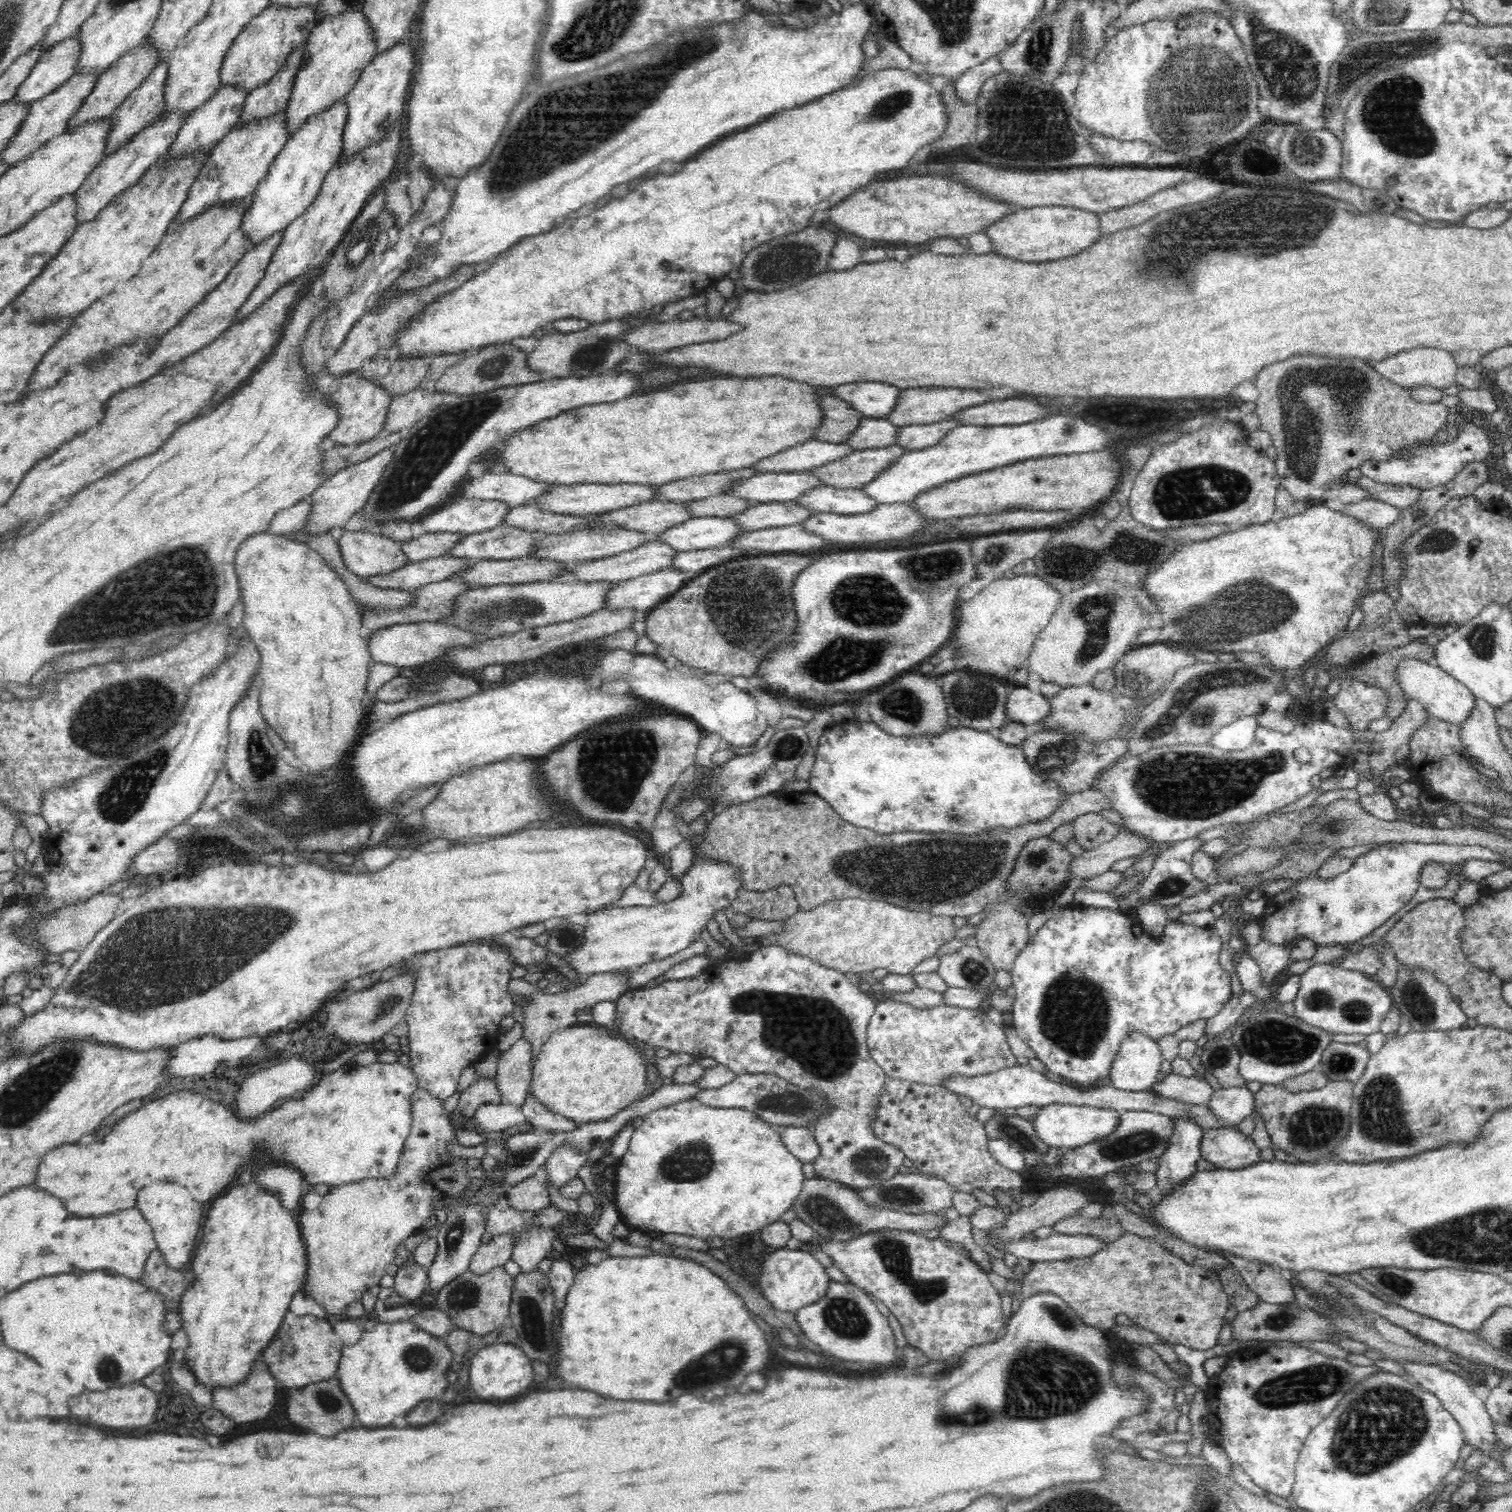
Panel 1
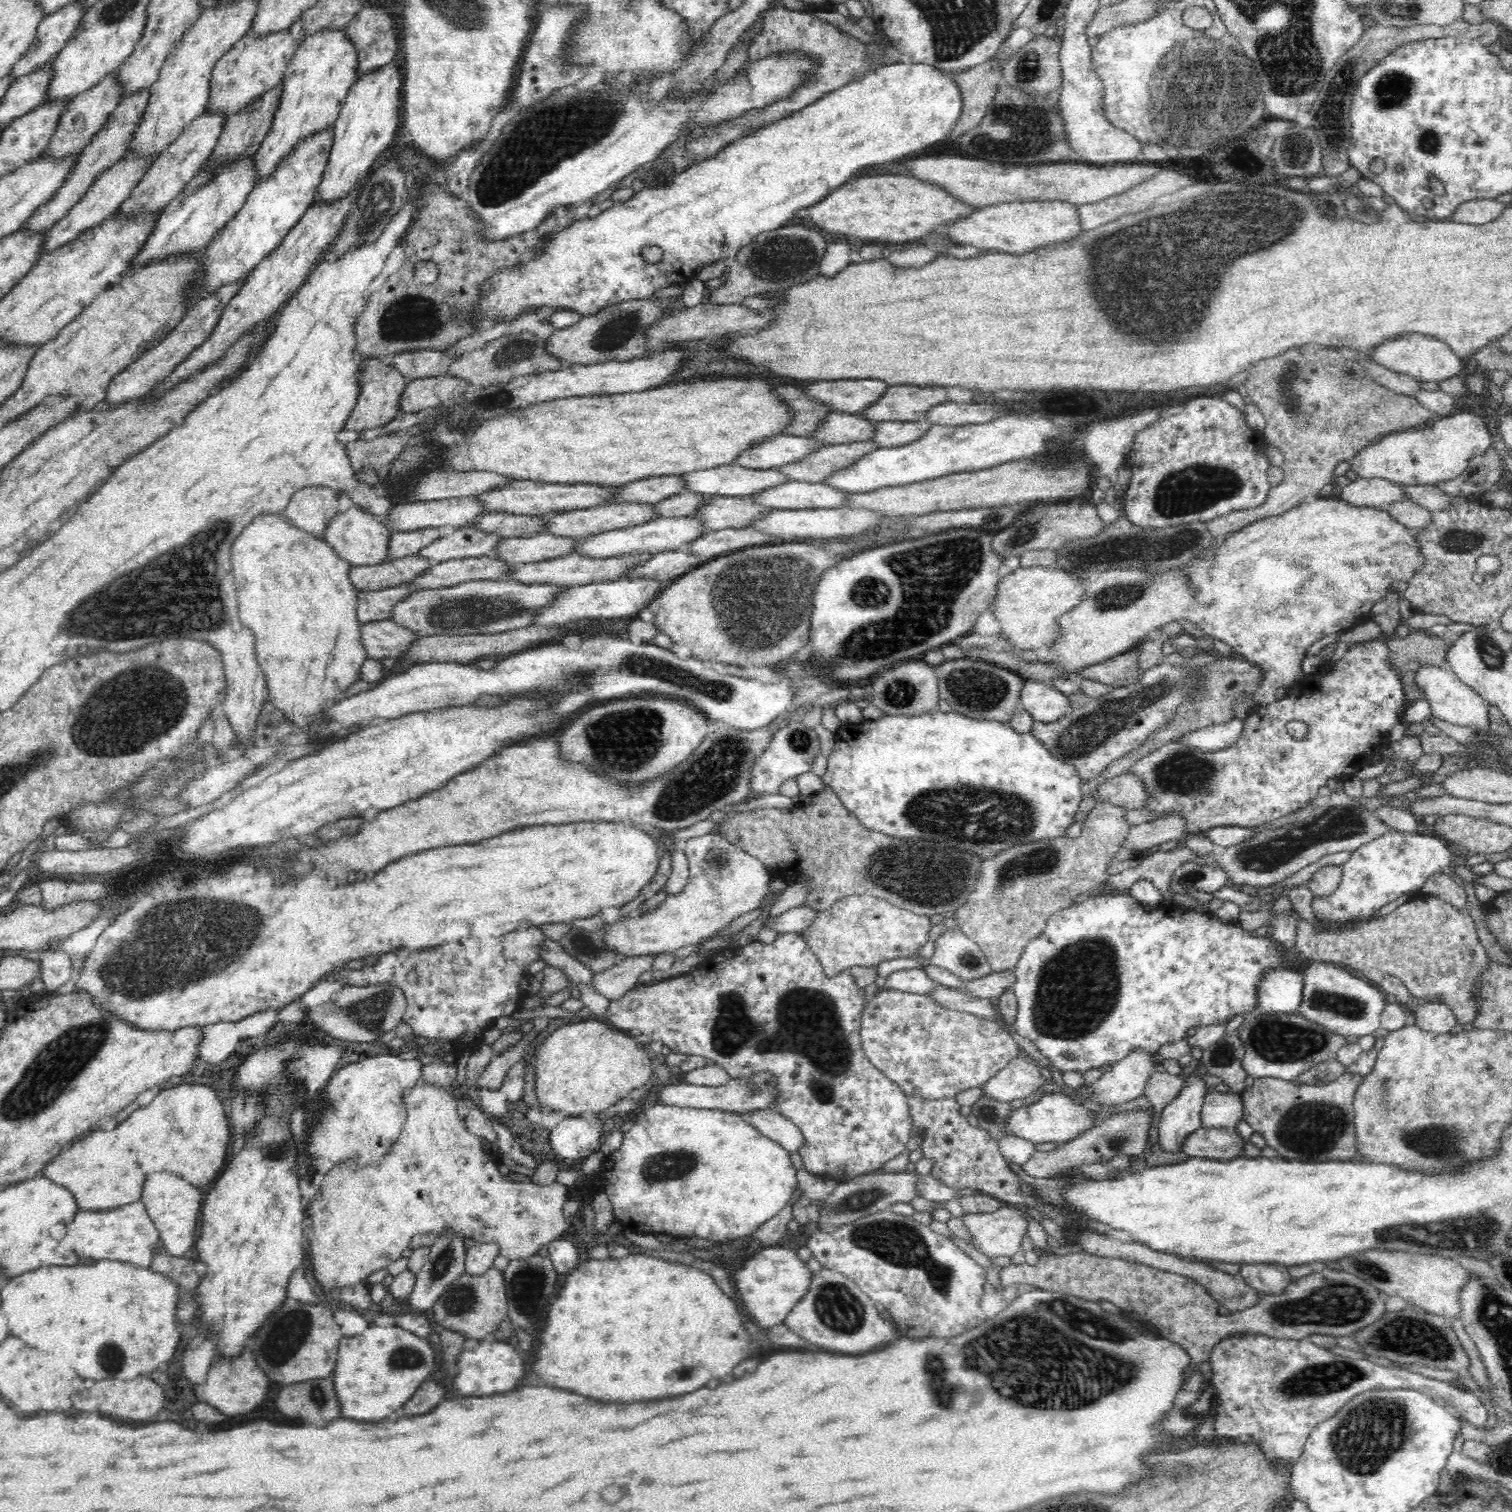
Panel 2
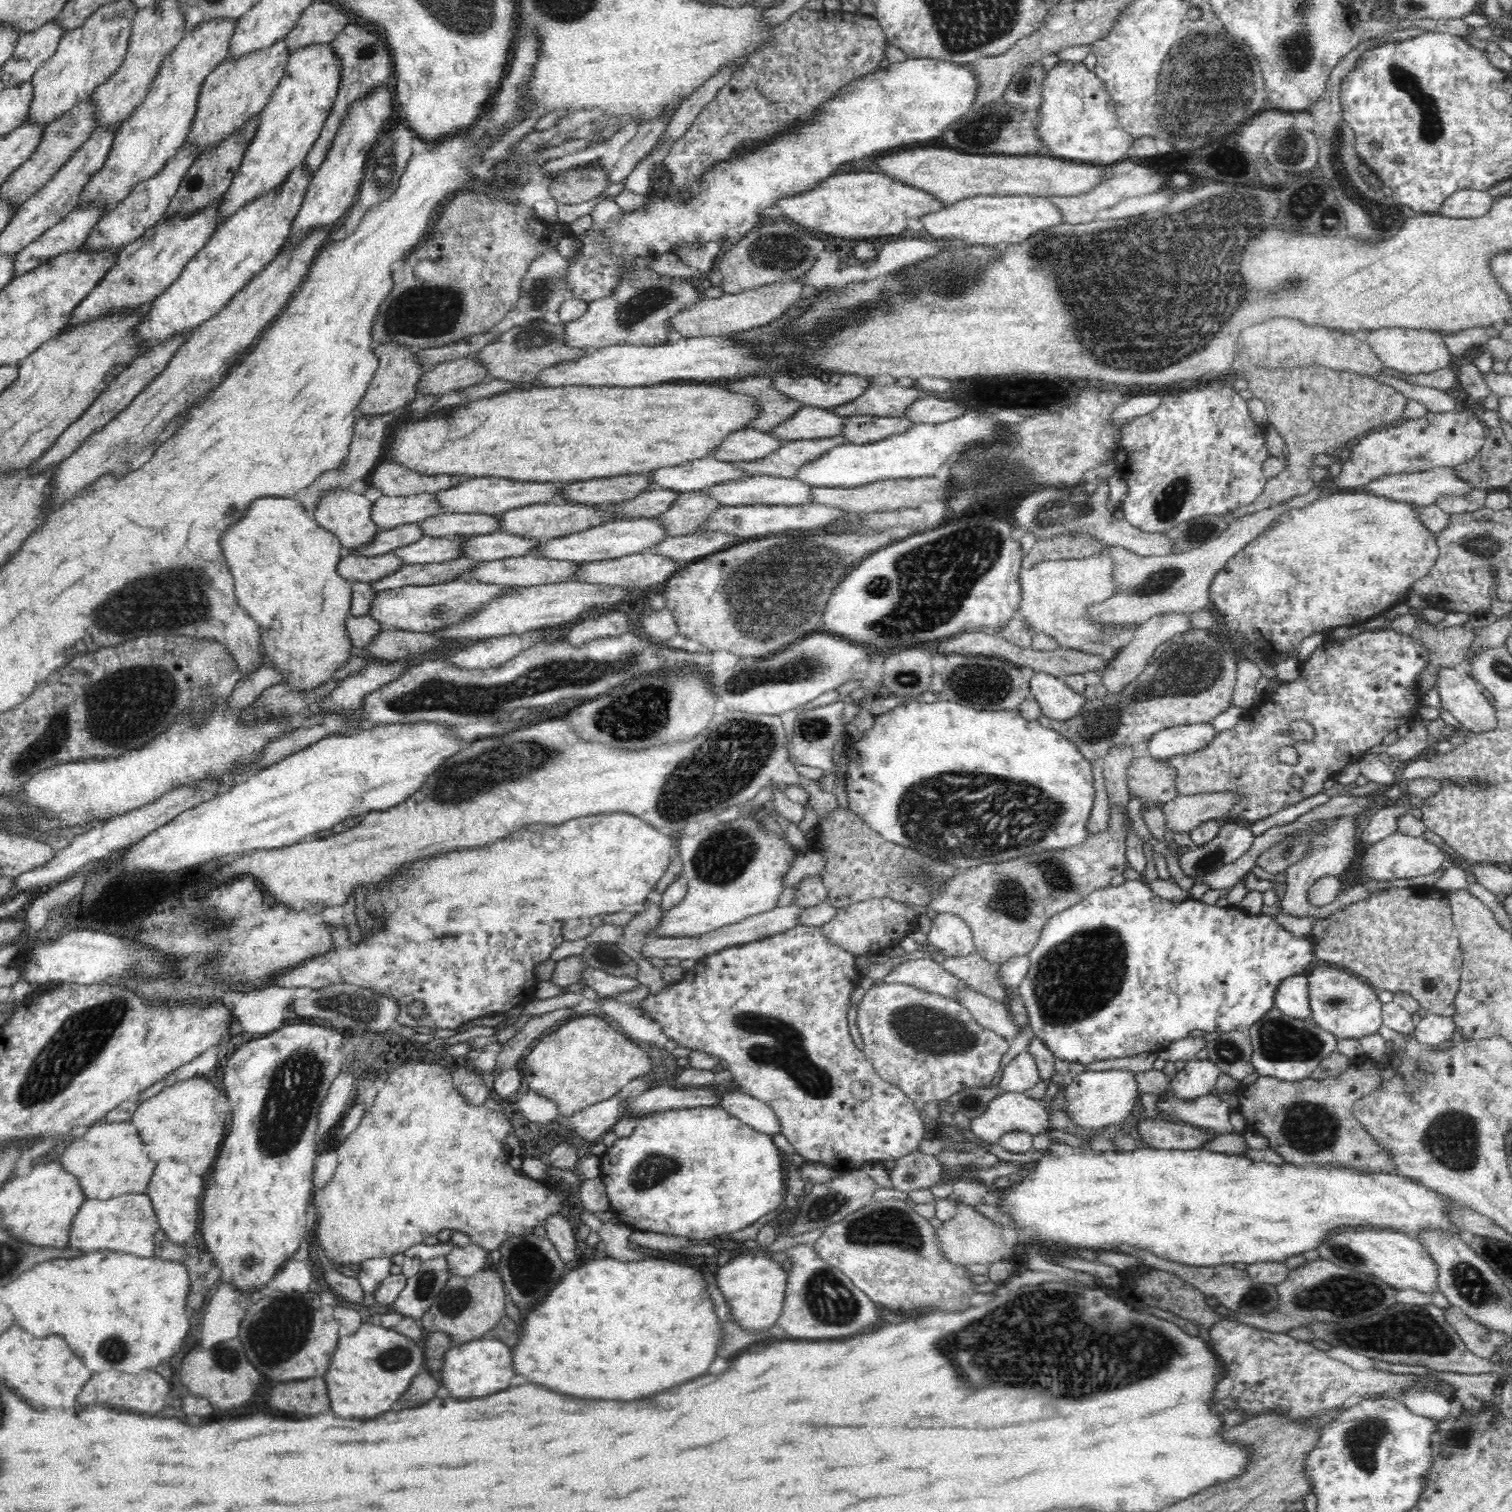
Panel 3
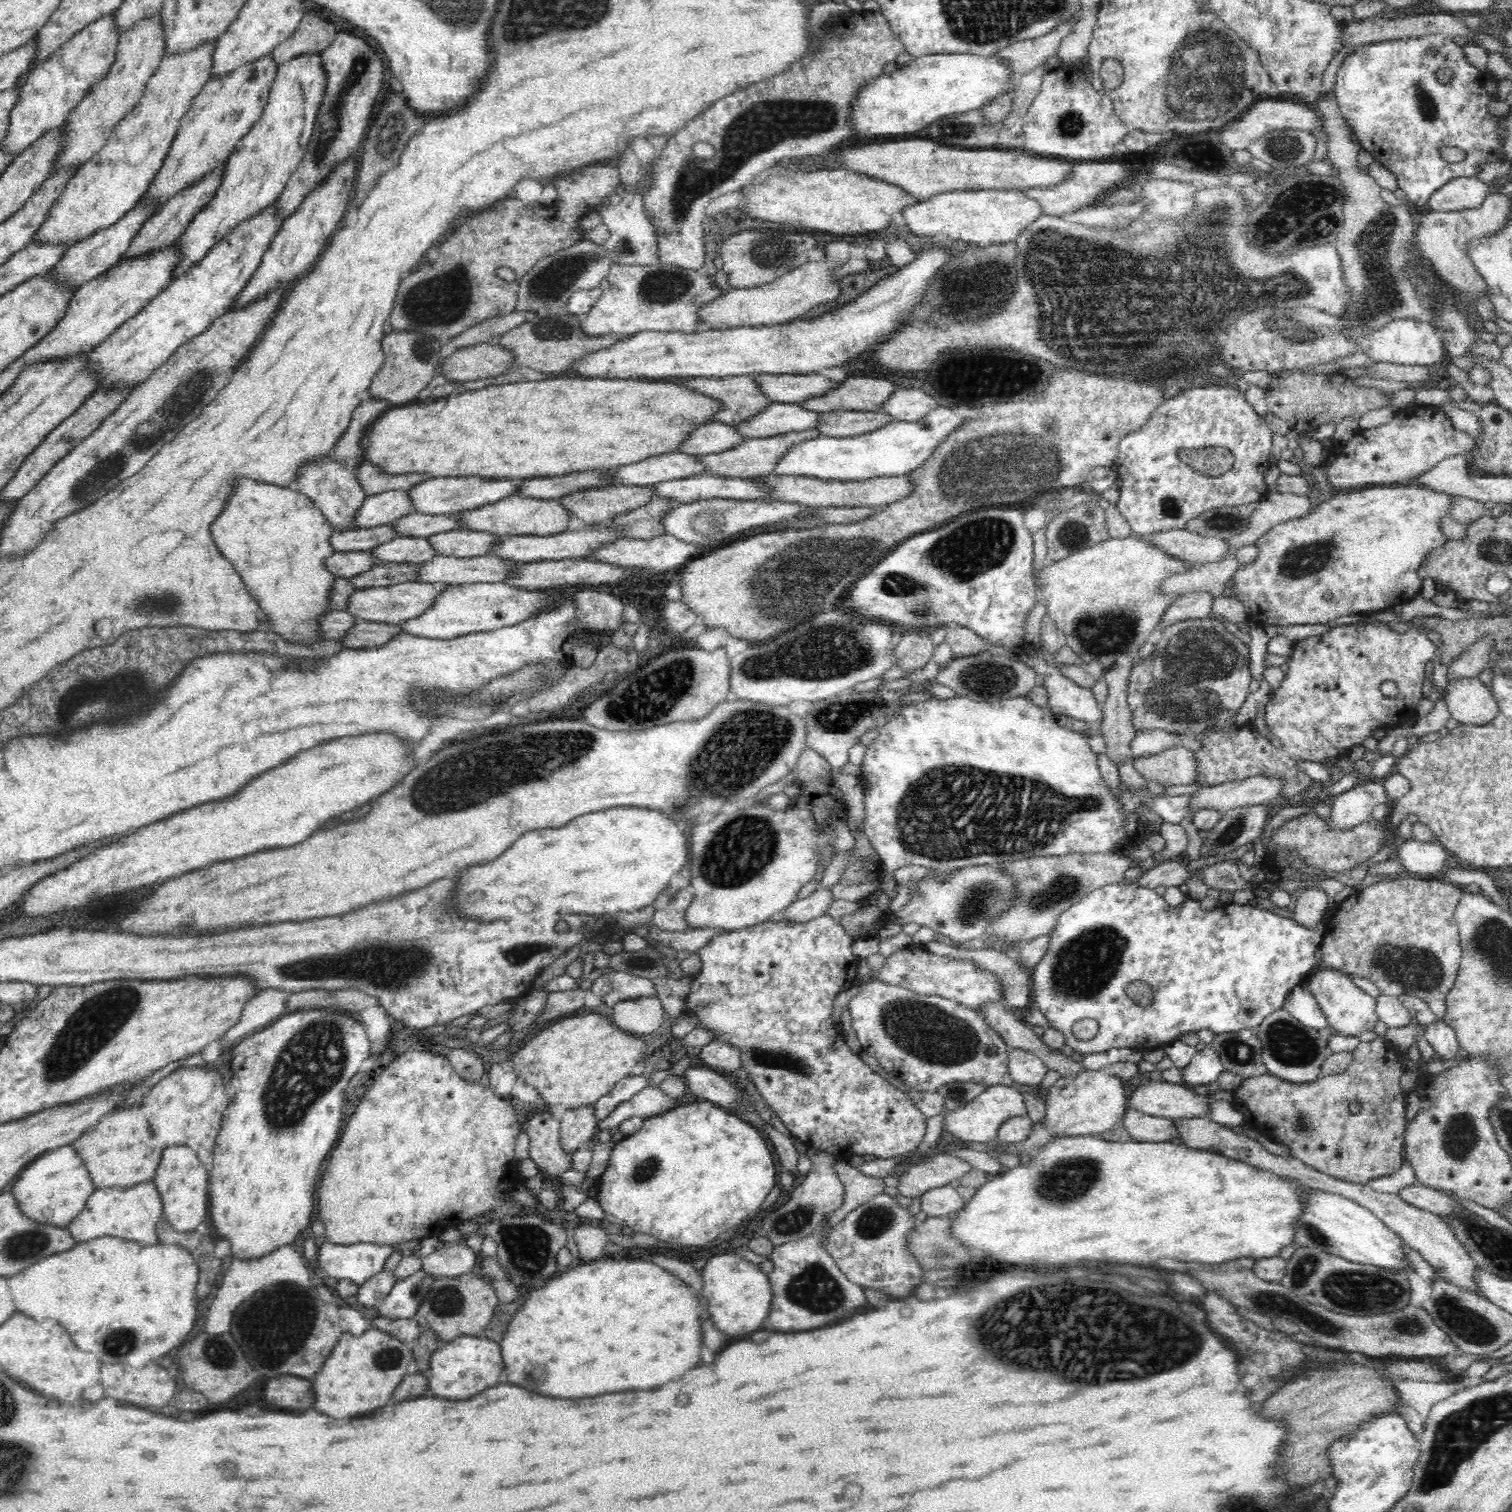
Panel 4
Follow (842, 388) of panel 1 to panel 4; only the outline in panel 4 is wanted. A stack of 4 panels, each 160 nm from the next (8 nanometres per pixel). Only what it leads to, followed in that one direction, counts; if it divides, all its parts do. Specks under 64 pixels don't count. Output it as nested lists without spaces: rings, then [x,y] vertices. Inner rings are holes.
[[[820,372],[806,375],[757,375],[763,393],[776,403],[801,404],[804,400],[826,395],[839,382],[832,381]]]

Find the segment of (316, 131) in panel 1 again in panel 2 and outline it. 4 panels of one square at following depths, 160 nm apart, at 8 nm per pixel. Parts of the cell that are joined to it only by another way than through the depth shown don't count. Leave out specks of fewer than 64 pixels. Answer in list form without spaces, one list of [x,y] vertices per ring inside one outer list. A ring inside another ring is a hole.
[[[333,125],[305,137],[289,156],[282,158],[272,176],[256,183],[243,207],[219,231],[218,238],[208,243],[203,251],[203,272],[207,274],[200,284],[198,300],[213,296],[218,289],[240,280],[240,276],[250,274],[266,256],[279,248],[288,232],[313,204],[315,190],[323,178],[334,138]]]

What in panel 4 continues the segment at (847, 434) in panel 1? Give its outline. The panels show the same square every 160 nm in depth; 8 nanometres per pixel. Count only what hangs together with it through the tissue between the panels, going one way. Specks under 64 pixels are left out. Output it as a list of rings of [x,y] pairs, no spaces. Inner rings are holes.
[[[740,375],[724,379],[679,378],[676,384],[684,385],[706,396],[722,400],[723,406],[715,412],[714,420],[734,426],[746,423],[771,406],[770,400],[758,385],[757,375]]]

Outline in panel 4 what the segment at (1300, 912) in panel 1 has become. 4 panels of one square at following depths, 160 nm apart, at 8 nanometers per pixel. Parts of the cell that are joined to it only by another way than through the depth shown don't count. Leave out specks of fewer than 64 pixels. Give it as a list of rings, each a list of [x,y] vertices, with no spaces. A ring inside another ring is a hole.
[[[1418,840],[1402,842],[1402,846],[1398,848],[1398,856],[1406,870],[1414,874],[1441,874],[1452,863],[1450,854],[1437,840],[1430,843]]]

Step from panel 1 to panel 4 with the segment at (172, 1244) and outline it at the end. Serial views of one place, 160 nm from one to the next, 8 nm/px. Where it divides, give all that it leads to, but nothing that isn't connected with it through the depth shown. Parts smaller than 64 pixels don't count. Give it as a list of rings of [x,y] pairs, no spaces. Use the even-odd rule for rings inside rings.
[[[172,1146],[164,1150],[158,1174],[153,1181],[163,1204],[163,1218],[178,1232],[196,1231],[203,1228],[208,1214],[208,1170],[190,1148]]]

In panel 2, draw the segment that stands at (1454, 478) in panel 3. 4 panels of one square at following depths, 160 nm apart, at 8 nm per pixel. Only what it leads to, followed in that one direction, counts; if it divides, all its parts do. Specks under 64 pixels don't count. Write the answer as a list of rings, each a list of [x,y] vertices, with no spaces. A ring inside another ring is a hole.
[[[1355,478],[1341,491],[1340,499],[1359,507],[1382,507],[1384,504],[1407,500],[1406,485],[1381,478]]]

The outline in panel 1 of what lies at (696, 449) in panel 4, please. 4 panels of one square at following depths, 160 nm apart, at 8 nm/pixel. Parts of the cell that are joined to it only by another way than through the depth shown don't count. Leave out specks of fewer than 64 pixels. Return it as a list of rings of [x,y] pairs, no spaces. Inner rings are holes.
[[[807,440],[806,443],[796,447],[787,448],[780,454],[769,456],[769,458],[759,460],[751,467],[756,472],[802,472],[825,465],[837,458],[842,458],[850,454],[854,448],[845,442],[829,443],[816,440]]]

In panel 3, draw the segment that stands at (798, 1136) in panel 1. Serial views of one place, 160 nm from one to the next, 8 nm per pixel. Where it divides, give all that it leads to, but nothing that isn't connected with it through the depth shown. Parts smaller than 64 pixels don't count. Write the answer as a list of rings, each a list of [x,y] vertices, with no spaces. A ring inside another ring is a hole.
[[[740,1089],[724,1095],[717,1106],[764,1134],[774,1136],[781,1133],[778,1117],[772,1108]]]

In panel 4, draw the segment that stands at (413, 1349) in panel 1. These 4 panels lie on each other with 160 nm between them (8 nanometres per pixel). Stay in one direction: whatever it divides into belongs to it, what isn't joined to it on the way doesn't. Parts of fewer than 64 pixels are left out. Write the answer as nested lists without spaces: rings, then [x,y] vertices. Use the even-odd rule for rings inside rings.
[[[369,1329],[361,1333],[360,1336],[346,1332],[340,1339],[340,1344],[334,1348],[332,1356],[326,1360],[324,1368],[314,1376],[314,1410],[324,1412],[332,1418],[350,1418],[350,1416],[360,1416],[364,1412],[370,1412],[374,1408],[380,1408],[388,1402],[388,1396],[394,1392],[394,1388],[400,1384],[401,1380],[408,1372],[408,1364],[412,1362],[413,1355],[411,1344],[398,1340],[379,1329]]]

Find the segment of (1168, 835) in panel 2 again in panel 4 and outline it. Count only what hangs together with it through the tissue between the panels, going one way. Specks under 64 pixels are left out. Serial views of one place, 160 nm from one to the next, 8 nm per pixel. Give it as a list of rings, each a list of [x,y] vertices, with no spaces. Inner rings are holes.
[[[1254,776],[1246,780],[1236,780],[1212,787],[1203,787],[1192,794],[1192,800],[1188,802],[1190,803],[1190,806],[1188,806],[1190,810],[1188,810],[1188,816],[1186,817],[1191,818],[1191,816],[1200,809],[1214,809],[1224,812],[1231,808],[1268,803],[1270,800],[1278,798],[1278,796],[1280,796],[1280,790],[1284,788],[1283,780],[1269,779],[1266,776]]]

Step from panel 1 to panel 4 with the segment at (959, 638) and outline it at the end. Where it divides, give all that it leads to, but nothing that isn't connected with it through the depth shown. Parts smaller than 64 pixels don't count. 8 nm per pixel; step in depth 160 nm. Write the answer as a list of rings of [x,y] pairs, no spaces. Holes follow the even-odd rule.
[[[1126,537],[1126,538],[1112,538],[1104,539],[1103,541],[1094,543],[1090,546],[1084,546],[1080,550],[1074,550],[1070,556],[1062,558],[1062,560],[1052,562],[1052,566],[1046,566],[1040,569],[1040,582],[1042,582],[1042,588],[1040,588],[1040,596],[1042,596],[1042,602],[1046,604],[1048,612],[1046,616],[1052,616],[1052,620],[1056,622],[1055,626],[1064,634],[1067,640],[1067,645],[1082,659],[1082,662],[1090,664],[1090,662],[1099,662],[1101,666],[1108,670],[1113,661],[1121,661],[1122,659],[1133,659],[1137,656],[1138,650],[1148,642],[1148,636],[1152,630],[1157,628],[1157,625],[1162,620],[1164,613],[1168,610],[1168,606],[1177,599],[1176,595],[1158,594],[1156,588],[1160,588],[1160,582],[1164,580],[1166,576],[1172,576],[1173,573],[1185,572],[1186,569],[1192,568],[1193,563],[1186,563],[1178,559],[1172,558],[1172,555],[1164,551],[1160,551],[1160,547],[1152,546],[1152,543],[1144,542],[1144,539],[1140,537]]]

